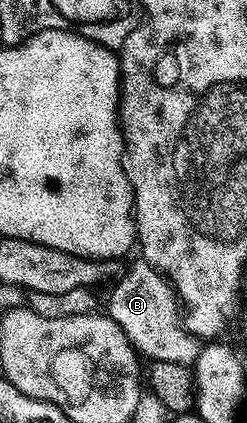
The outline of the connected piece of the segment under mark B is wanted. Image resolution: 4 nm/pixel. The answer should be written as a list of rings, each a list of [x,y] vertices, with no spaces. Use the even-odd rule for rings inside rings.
[[[136,258],[132,265],[127,265],[112,289],[107,315],[124,331],[141,357],[149,356],[152,362],[161,360],[195,365],[202,347],[201,341],[188,332],[175,288],[156,269],[151,268],[143,258]]]

